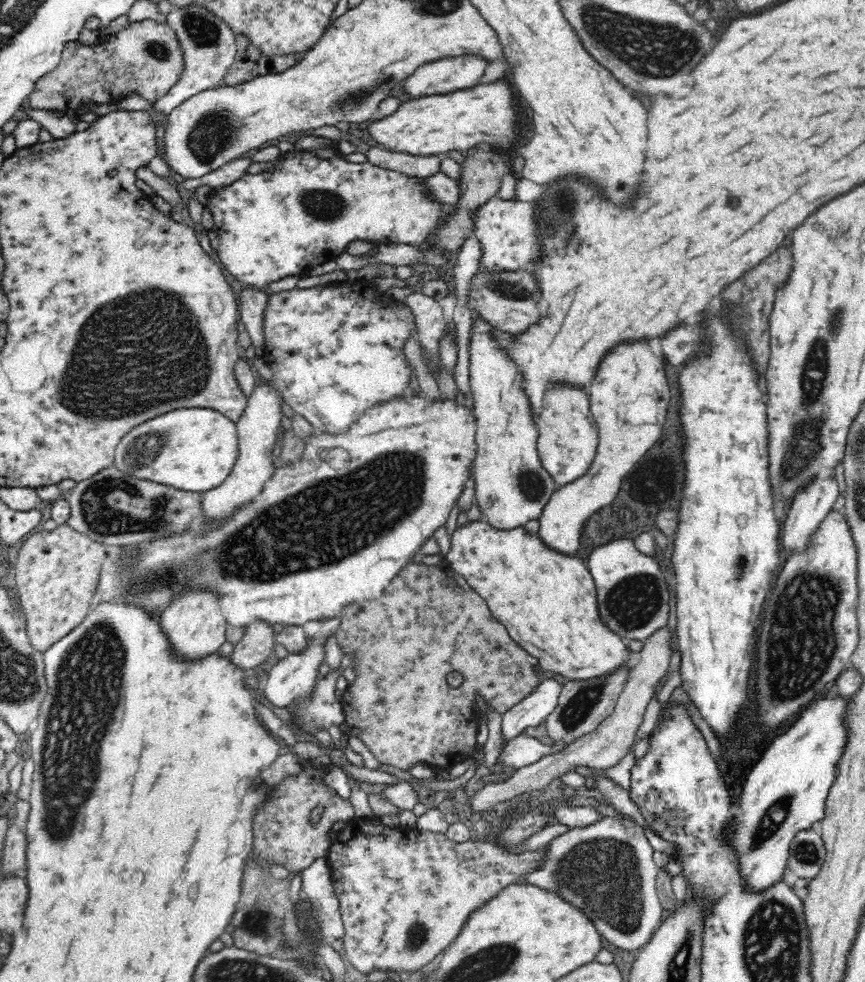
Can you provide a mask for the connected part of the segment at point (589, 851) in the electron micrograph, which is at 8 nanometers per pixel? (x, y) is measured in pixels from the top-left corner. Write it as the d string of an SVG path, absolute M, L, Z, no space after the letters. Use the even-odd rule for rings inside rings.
M601 816L596 820L596 822L590 822L589 826L577 827L569 829L564 834L560 834L560 836L556 836L545 848L542 850L542 860L530 870L530 872L526 872L526 874L522 874L522 883L526 883L528 885L534 885L538 888L548 891L552 893L552 895L556 895L557 898L564 900L567 904L571 902L572 906L582 911L592 923L598 932L606 938L609 942L617 946L618 948L622 948L622 950L627 950L629 952L633 952L634 954L638 952L639 948L642 948L649 940L652 938L655 930L660 926L662 911L664 910L661 906L658 893L656 893L656 877L660 872L660 868L658 868L655 863L654 848L650 845L649 839L646 837L645 830L640 828L640 826L634 821L627 818L619 816Z

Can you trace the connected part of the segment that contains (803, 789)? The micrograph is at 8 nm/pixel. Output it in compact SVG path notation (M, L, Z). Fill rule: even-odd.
M822 694L786 732L773 740L748 772L736 804L742 813L732 815L726 822L721 840L736 855L738 875L750 893L761 893L783 878L793 838L825 817L836 762L846 744L846 704L847 698L836 695L826 699Z

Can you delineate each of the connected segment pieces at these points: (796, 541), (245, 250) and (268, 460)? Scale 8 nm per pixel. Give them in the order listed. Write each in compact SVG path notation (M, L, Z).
M816 477L794 495L780 540L784 552L793 555L808 548L809 538L832 510L838 496L838 484L831 477Z
M334 144L320 146L317 148L305 148L300 150L292 150L292 152L284 152L279 154L277 158L270 162L268 170L257 174L242 175L242 178L233 182L230 186L216 189L207 202L210 212L214 217L214 225L212 228L216 229L219 239L219 247L217 250L218 258L226 267L226 270L238 280L242 280L244 284L260 290L268 289L270 282L276 282L280 278L286 276L294 276L295 274L301 275L307 270L311 270L317 264L328 262L328 260L335 260L338 254L342 254L346 250L346 246L354 240L371 240L372 242L392 244L392 242L401 242L402 244L409 244L410 246L418 247L419 244L426 243L430 235L436 230L436 226L440 220L444 218L444 212L440 207L438 201L428 199L420 181L416 177L411 177L395 170L386 170L374 164L368 163L355 163L346 160L342 152L338 149L338 145Z
M265 383L256 387L247 398L246 408L244 408L238 422L235 423L239 440L239 454L233 466L232 474L218 488L202 494L204 496L202 506L204 506L206 518L218 520L218 518L230 516L238 506L252 500L262 490L262 484L270 478L270 474L272 474L272 450L274 450L278 430L281 426L282 410L280 409L280 402L282 402L282 399L283 397L276 388L274 389L274 387Z

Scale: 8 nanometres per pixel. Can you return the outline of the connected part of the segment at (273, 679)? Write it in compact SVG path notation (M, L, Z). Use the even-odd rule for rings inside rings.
M326 619L322 621L322 626L320 630L314 634L313 638L307 642L307 649L303 653L292 654L283 659L280 659L277 664L275 664L267 674L265 682L262 682L263 689L263 702L268 706L272 707L274 710L282 713L284 707L288 704L292 704L294 700L301 700L310 696L310 692L314 690L314 682L318 678L318 668L324 660L324 638L330 636L330 634L335 634L337 628L339 627L339 619Z

